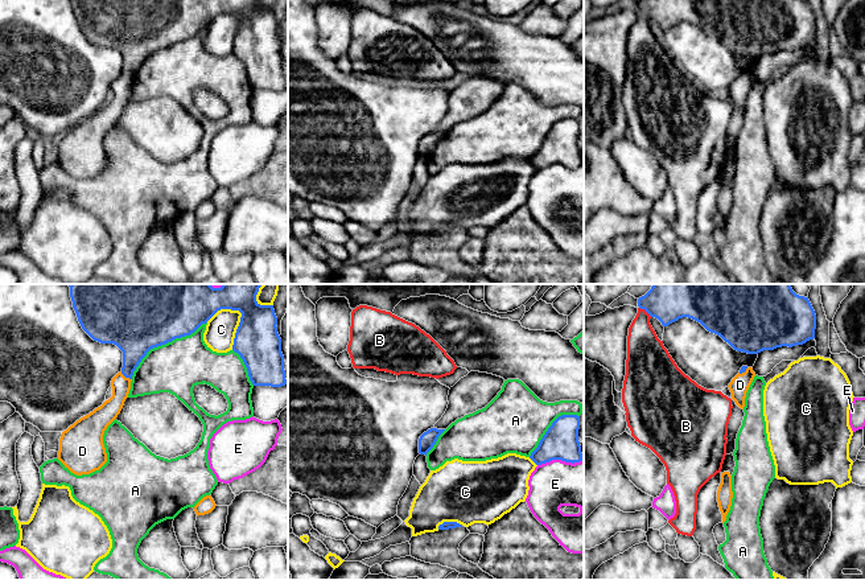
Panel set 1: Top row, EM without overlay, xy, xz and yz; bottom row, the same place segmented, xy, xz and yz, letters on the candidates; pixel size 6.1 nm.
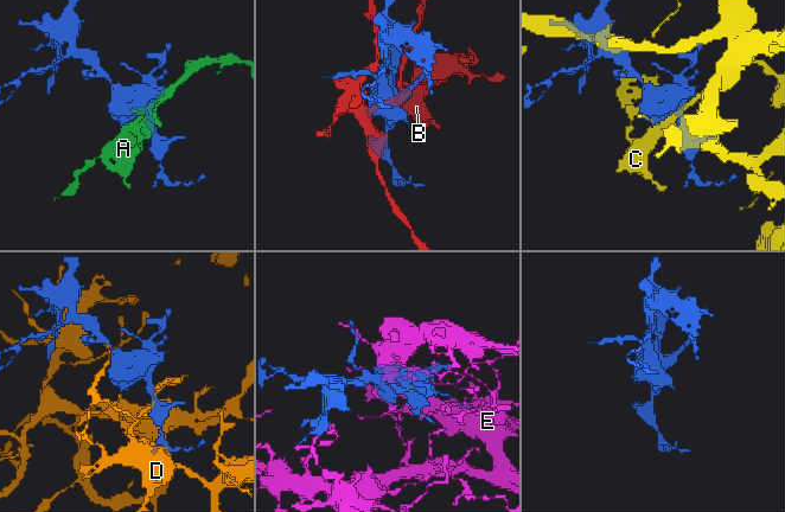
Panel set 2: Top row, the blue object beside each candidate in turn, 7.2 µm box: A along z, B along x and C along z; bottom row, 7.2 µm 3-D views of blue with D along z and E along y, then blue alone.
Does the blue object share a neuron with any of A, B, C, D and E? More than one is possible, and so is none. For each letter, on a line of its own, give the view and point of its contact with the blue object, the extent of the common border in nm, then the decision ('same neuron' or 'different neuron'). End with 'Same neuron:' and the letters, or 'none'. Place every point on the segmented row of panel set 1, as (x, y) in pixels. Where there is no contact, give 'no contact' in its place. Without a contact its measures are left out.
A: xy (164, 344) | 600 nm | different neuron
B: yz (646, 311) | 100 nm | different neuron
C: xy (241, 321) | 260 nm | different neuron
D: xy (126, 377) | 90 nm | same neuron
E: xz (560, 459) | 280 nm | different neuron
Same neuron: D

